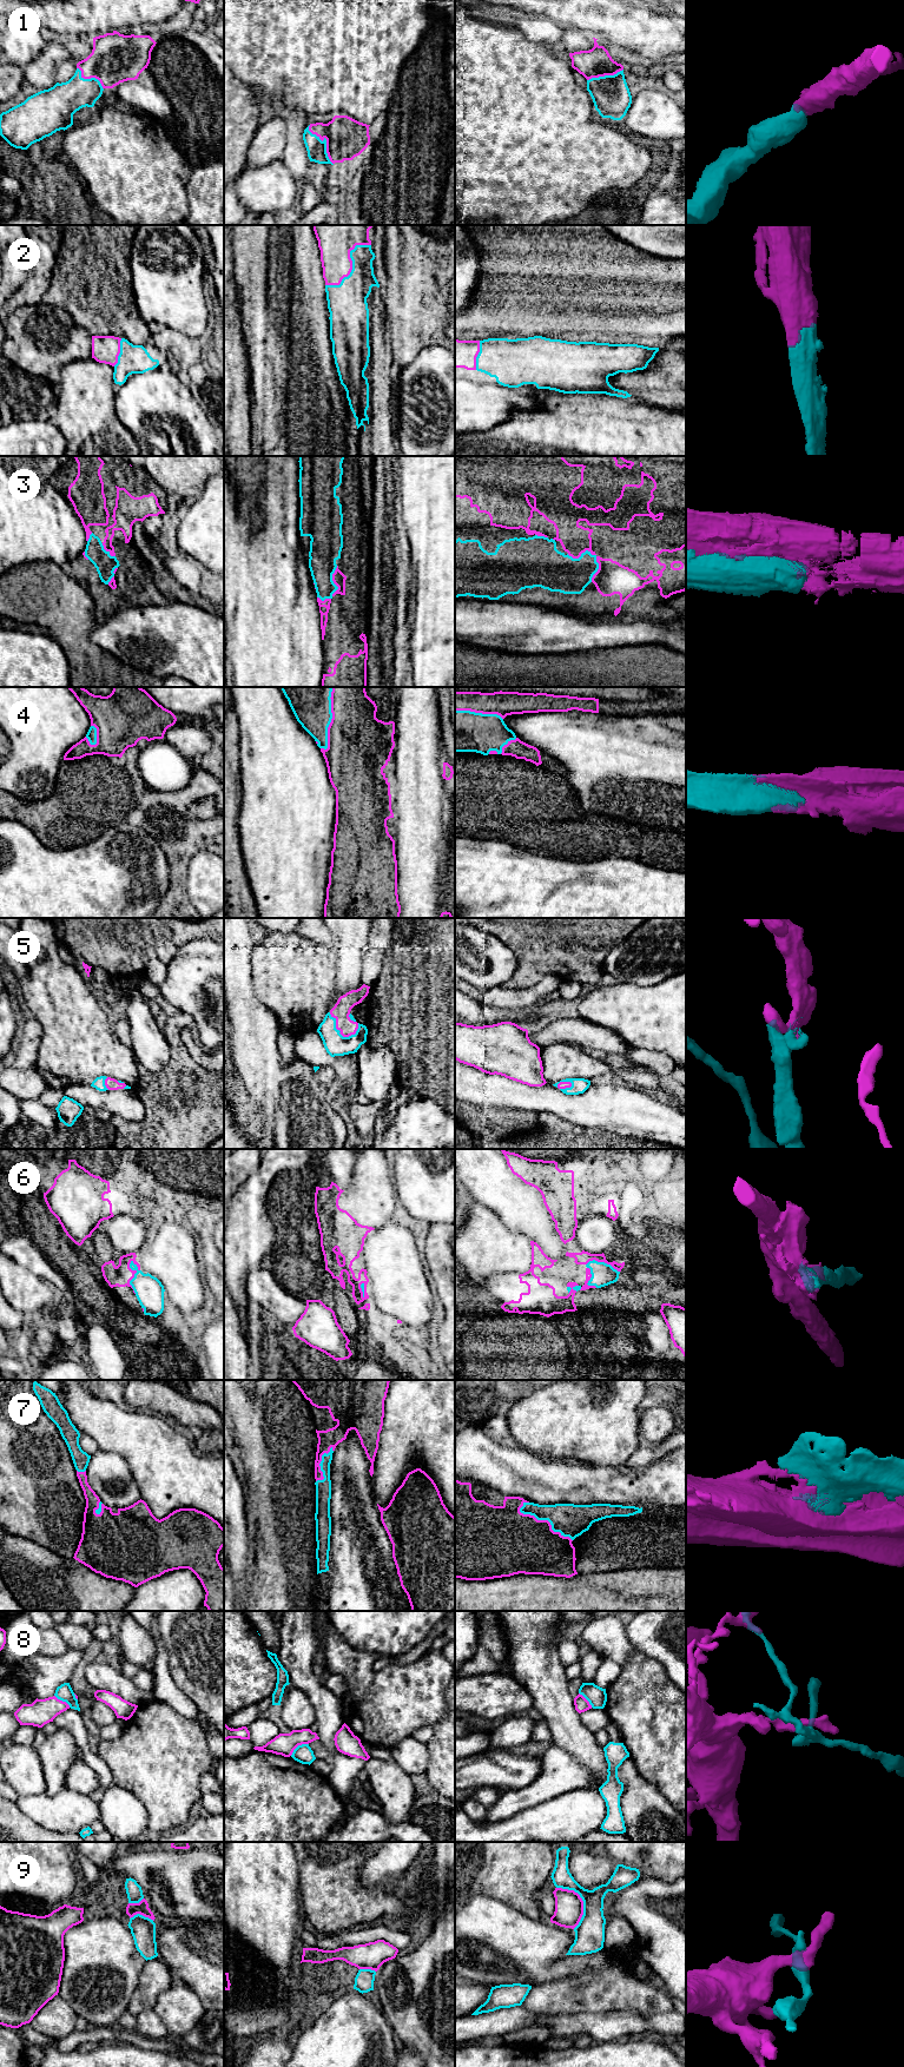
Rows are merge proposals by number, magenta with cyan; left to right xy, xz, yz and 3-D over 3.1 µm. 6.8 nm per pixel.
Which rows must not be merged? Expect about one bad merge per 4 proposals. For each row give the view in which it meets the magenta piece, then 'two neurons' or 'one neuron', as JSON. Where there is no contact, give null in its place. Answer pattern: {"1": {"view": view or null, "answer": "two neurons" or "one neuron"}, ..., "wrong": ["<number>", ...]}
{"1": {"view": "xz", "answer": "one neuron"}, "2": {"view": "xz", "answer": "one neuron"}, "3": {"view": "yz", "answer": "two neurons"}, "4": {"view": "xz", "answer": "one neuron"}, "5": {"view": "xz", "answer": "one neuron"}, "6": {"view": "xy", "answer": "two neurons"}, "7": {"view": "yz", "answer": "one neuron"}, "8": {"view": "xz", "answer": "two neurons"}, "9": {"view": "yz", "answer": "two neurons"}, "wrong": ["3", "6", "8", "9"]}

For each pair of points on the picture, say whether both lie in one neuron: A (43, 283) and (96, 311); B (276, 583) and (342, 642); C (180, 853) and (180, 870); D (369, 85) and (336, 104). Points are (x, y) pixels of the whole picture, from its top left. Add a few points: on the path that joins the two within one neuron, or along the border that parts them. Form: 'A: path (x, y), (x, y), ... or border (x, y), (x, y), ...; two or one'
A: border (55, 259), (52, 279), (41, 302); two
B: border (322, 640), (324, 649), (323, 668); two
C: path (180, 857), (180, 866); one
D: path (361, 88), (356, 93), (347, 93), (344, 96); one

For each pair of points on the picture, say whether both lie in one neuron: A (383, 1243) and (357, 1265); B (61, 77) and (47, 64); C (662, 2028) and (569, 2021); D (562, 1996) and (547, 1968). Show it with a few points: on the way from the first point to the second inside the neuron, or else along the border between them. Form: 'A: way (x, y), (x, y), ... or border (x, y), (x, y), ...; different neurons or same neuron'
A: border (363, 1249), (367, 1268); different neurons
B: border (70, 58), (60, 64), (55, 74), (55, 81); different neurons
C: way (639, 2026), (593, 2023); same neuron
D: border (580, 1973), (573, 1978), (534, 1985), (532, 1987); different neurons

